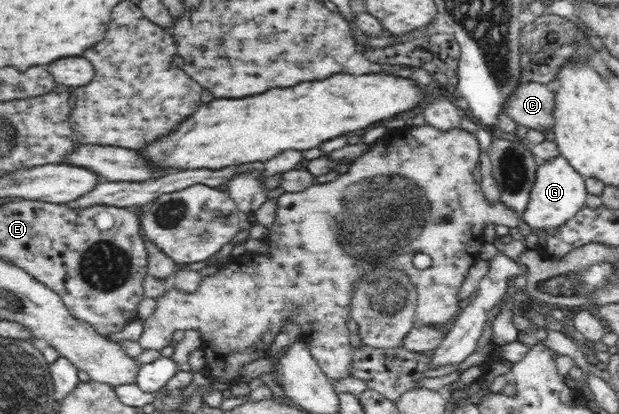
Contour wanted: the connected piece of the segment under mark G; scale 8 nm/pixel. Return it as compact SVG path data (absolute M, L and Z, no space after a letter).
M561 155L554 157L546 162L540 163L536 170L536 179L530 191L530 199L528 199L528 207L521 215L521 220L530 226L530 235L528 243L533 245L537 242L538 231L548 232L554 227L560 227L572 219L578 211L582 210L586 205L588 191L585 186L585 178L576 171L567 159Z

